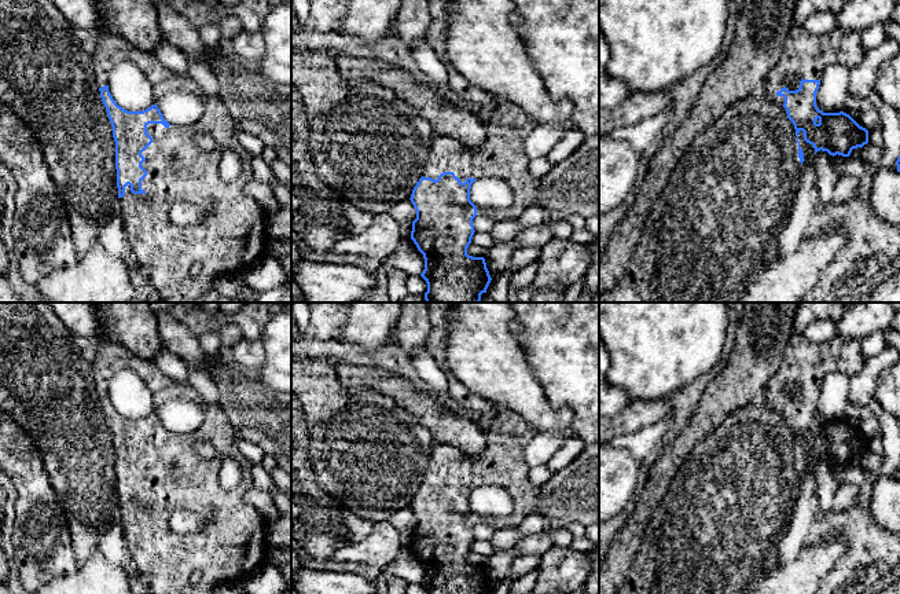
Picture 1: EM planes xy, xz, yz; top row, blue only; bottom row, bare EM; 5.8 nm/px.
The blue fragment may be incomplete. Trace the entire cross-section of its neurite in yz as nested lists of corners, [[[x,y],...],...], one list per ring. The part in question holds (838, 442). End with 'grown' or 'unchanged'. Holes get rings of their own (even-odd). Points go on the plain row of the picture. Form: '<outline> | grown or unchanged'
[[[794,333],[785,349],[783,360],[776,373],[765,382],[764,396],[771,412],[785,415],[793,430],[798,451],[798,466],[802,473],[804,461],[798,441],[818,459],[830,463],[849,465],[853,456],[868,451],[868,439],[849,422],[823,421],[816,414],[816,400],[827,373],[852,375],[862,370],[864,358],[856,341],[834,336],[813,344],[804,334]],[[789,382],[797,382],[800,396],[789,399],[785,392]]] | grown

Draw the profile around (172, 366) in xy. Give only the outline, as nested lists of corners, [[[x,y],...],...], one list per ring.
[[[165,348],[157,353],[154,363],[165,375],[187,384],[187,364]]]

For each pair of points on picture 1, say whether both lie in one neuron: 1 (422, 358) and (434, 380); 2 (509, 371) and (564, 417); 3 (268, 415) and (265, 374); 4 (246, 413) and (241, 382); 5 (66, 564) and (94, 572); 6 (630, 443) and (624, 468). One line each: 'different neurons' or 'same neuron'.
1: same neuron
2: same neuron
3: different neurons
4: same neuron
5: different neurons
6: different neurons

